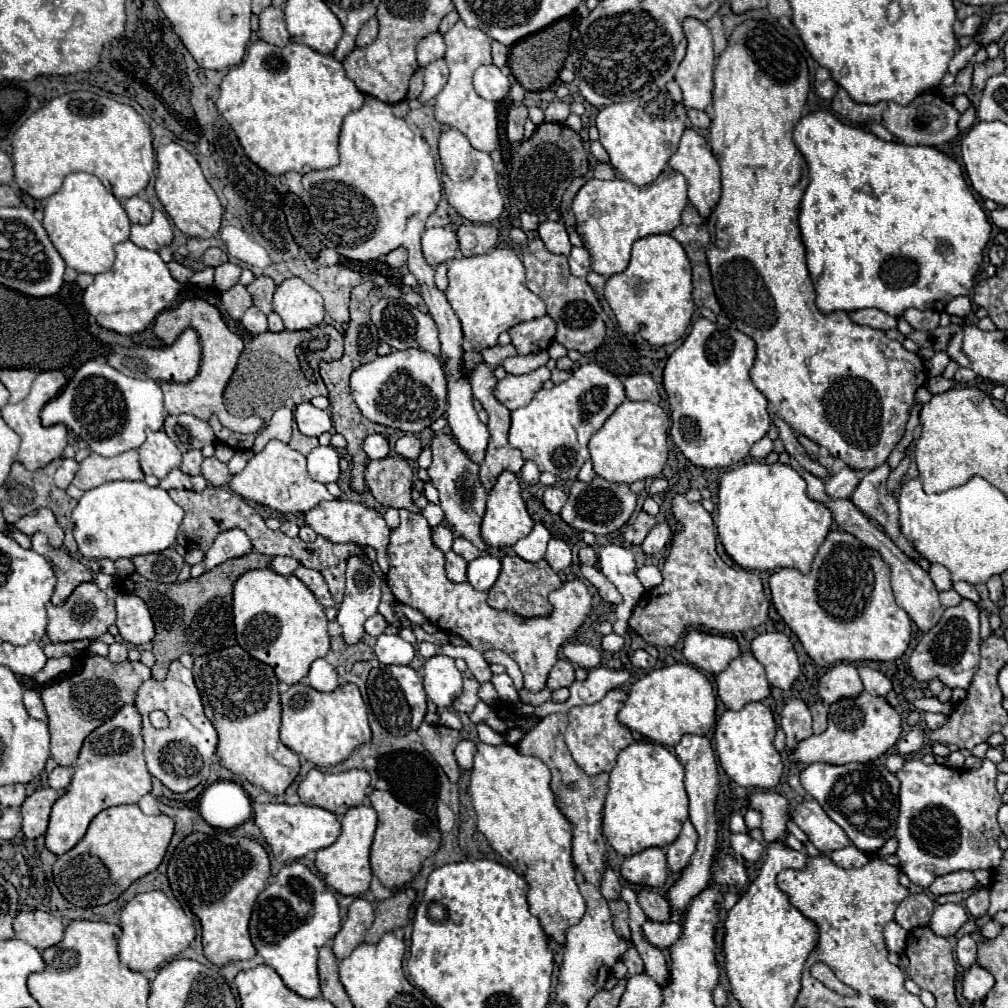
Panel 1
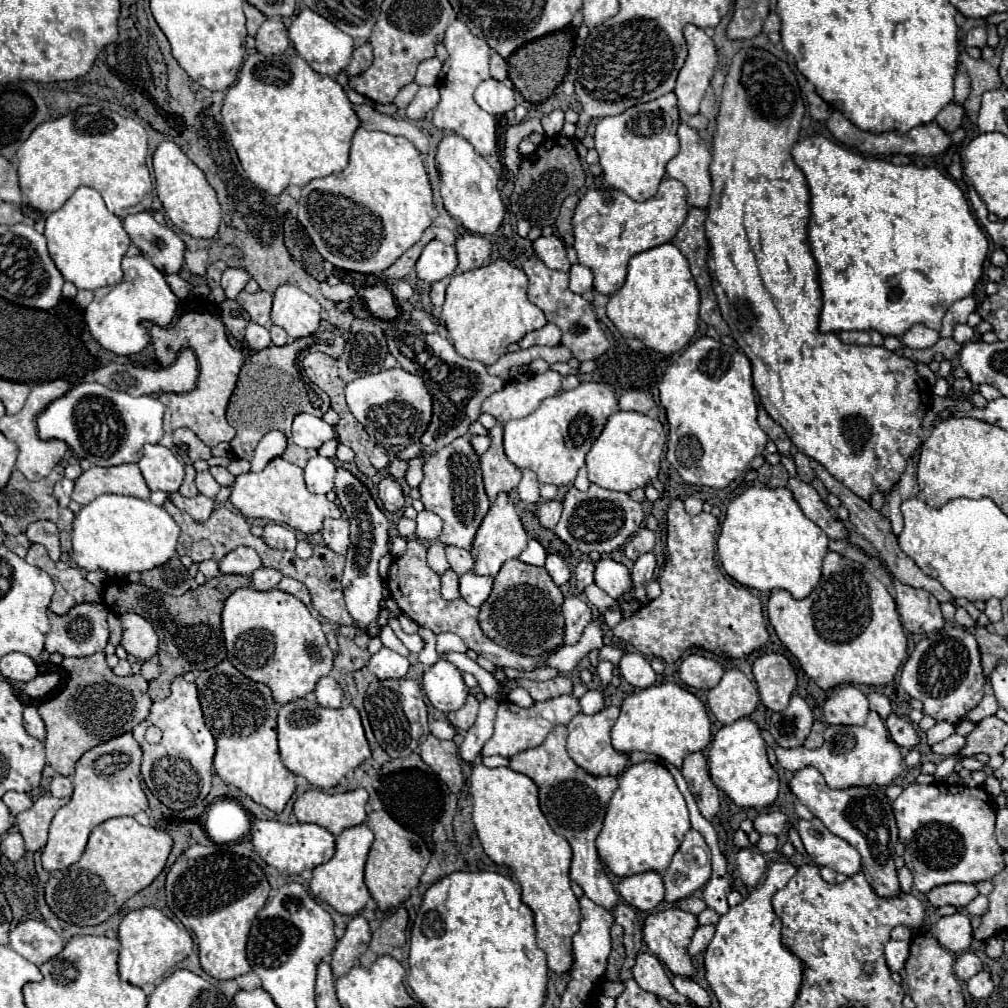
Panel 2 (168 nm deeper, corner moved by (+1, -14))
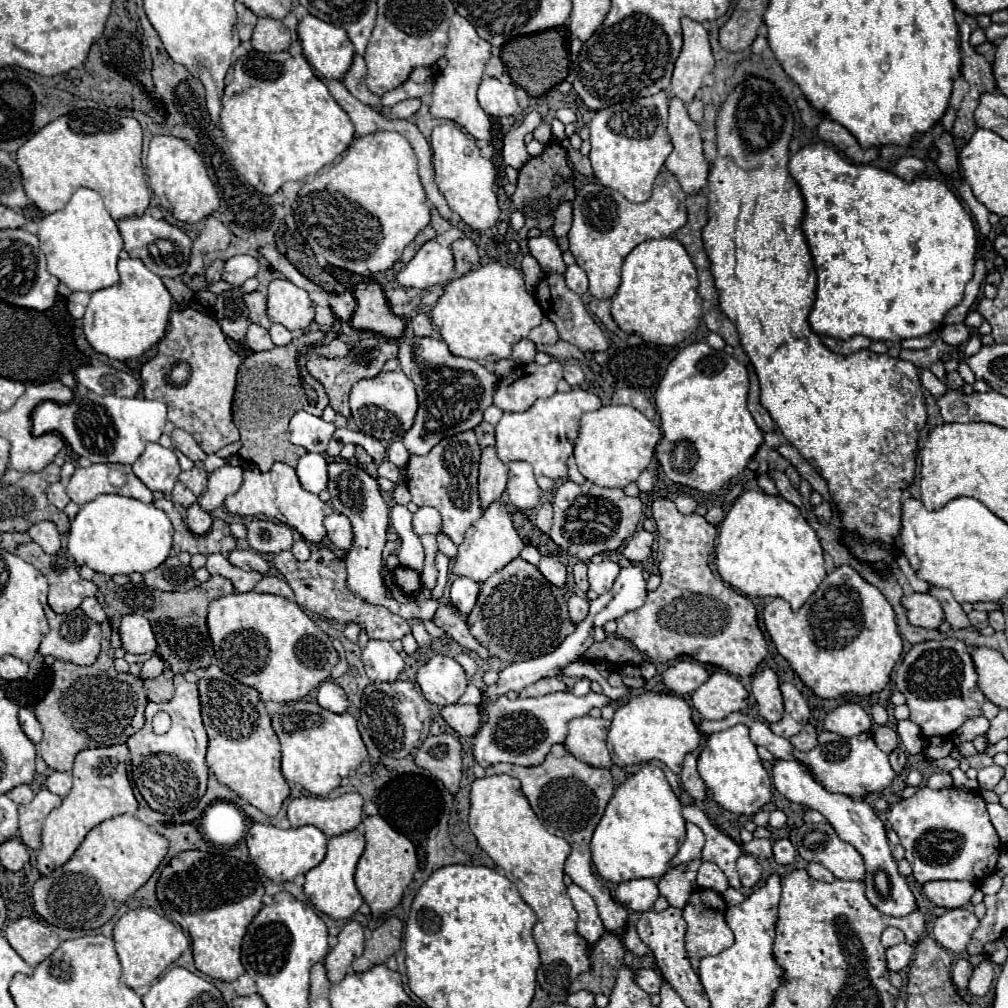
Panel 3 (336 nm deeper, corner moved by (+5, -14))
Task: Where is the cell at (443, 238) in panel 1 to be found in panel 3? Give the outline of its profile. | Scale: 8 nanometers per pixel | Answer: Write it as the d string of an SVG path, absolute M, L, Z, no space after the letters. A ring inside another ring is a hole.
M437 240L425 242L415 258L397 274L397 282L403 288L429 288L433 284L447 282L453 274L451 248L441 246Z

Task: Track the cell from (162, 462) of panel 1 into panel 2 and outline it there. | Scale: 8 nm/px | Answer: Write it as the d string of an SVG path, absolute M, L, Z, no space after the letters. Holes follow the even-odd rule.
M161 444L145 446L145 454L139 460L139 468L151 492L155 490L163 490L167 494L177 492L185 476L183 464L173 456L169 448Z

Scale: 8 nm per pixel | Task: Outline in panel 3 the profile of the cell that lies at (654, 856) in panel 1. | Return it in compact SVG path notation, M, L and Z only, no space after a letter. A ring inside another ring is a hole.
M635 878L621 882L615 890L617 900L633 912L647 912L653 908L659 892L657 892L657 882L651 878Z

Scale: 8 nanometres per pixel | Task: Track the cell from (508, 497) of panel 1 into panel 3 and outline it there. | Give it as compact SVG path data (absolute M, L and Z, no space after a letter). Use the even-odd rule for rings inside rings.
M493 502L483 512L483 516L477 522L473 522L473 526L469 526L469 530L465 532L465 540L459 546L457 560L453 562L453 572L457 576L467 576L467 578L471 578L475 582L485 582L493 572L501 570L505 564L519 558L523 546L525 544L519 538L517 530L513 528L511 516L505 510L505 506L501 502Z

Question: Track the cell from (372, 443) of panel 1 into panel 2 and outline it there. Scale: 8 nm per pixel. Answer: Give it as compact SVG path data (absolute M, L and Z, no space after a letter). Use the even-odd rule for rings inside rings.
M376 445L373 450L372 455L370 456L370 462L377 470L381 470L381 468L385 468L389 464L389 456L387 455L387 451L380 445Z

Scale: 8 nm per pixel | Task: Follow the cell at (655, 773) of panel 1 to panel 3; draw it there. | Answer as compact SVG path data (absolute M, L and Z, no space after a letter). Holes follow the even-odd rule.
M647 764L633 776L627 776L609 800L591 838L591 858L597 872L615 884L633 878L661 878L683 840L685 820L681 804L663 770Z

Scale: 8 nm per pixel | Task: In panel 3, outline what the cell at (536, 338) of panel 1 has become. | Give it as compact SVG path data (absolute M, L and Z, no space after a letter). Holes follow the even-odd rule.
M543 318L543 322L529 332L527 340L535 342L535 344L555 344L559 340L559 334L557 334L555 324L549 318Z

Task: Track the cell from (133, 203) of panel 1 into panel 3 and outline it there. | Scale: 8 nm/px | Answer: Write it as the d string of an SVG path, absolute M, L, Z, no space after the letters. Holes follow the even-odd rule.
M149 214L121 218L121 220L117 222L117 226L119 226L119 232L121 232L123 240L125 240L125 250L129 252L129 256L131 256L131 258L139 258L139 260L143 260L145 266L147 266L151 272L155 272L155 274L161 276L161 278L163 278L163 276L177 278L177 276L181 276L181 274L185 272L185 268L187 268L187 264L189 264L189 254L191 254L191 238L189 238L183 230L179 230L177 226L173 226L173 224L165 222L165 220L155 220L155 218L149 216ZM159 238L173 242L175 248L179 250L179 254L171 254L171 256L173 256L171 262L165 262L165 264L161 264L161 266L155 262L155 258L153 258L153 256L149 254L149 250L147 250L147 246L153 244L153 242L159 240ZM173 264L185 264L185 266L173 266Z

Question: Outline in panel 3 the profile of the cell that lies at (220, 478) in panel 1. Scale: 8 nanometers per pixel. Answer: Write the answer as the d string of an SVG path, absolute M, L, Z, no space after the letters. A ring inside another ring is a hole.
M195 466L193 470L189 470L189 472L181 472L179 474L179 480L199 498L201 494L205 494L205 490L207 490L207 472L203 470L203 468L199 468L199 466Z

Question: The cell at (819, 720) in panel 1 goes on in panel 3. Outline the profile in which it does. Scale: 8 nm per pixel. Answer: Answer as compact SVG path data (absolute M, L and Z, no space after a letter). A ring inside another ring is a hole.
M807 724L797 736L793 736L791 740L789 740L797 750L813 750L815 746L817 746L817 730L811 726L811 724Z

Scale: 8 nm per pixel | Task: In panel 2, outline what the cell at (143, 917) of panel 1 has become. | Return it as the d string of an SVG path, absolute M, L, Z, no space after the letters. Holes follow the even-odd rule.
M141 908L141 910L129 912L121 920L119 940L121 940L119 974L121 974L121 980L133 986L155 982L154 985L157 988L165 980L167 970L171 970L175 964L178 964L175 970L185 970L185 968L179 968L179 962L183 962L191 952L196 950L191 933L182 924L179 925L171 918L167 918L157 908Z

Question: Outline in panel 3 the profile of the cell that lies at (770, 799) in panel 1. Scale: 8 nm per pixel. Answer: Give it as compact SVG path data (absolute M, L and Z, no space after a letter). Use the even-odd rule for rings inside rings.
M753 838L749 844L743 846L743 850L747 854L753 854L757 858L769 858L773 852L771 852L771 842L767 838Z

